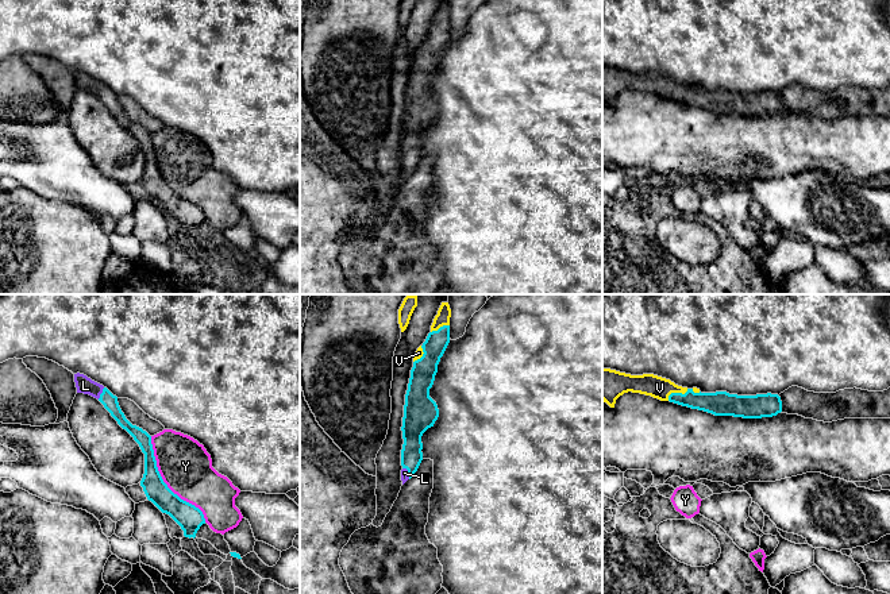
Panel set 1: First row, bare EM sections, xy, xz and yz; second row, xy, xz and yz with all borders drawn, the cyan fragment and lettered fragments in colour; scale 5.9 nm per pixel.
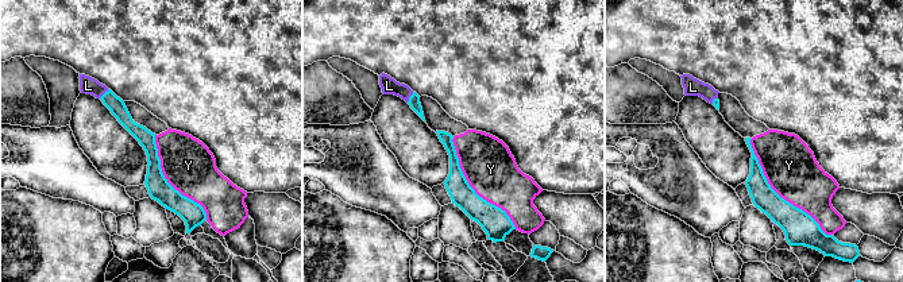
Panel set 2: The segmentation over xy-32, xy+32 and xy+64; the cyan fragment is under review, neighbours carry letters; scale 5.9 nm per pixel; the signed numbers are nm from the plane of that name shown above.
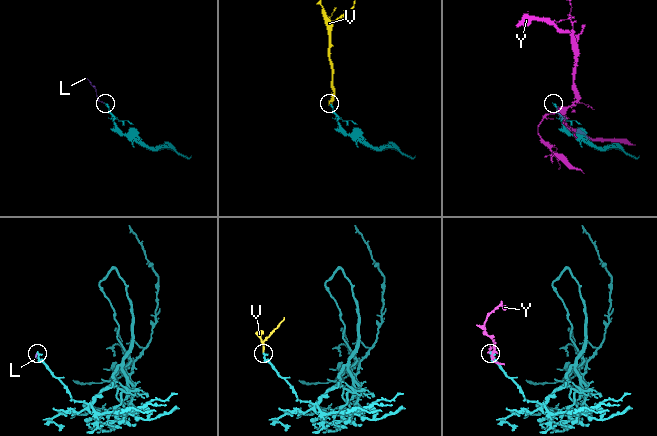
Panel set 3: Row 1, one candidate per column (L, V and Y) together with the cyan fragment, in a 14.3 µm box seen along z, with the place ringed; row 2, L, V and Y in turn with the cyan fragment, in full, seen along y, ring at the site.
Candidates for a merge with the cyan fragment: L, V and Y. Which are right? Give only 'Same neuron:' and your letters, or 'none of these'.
Same neuron: L, V

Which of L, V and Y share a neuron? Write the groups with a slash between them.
L V / Y

